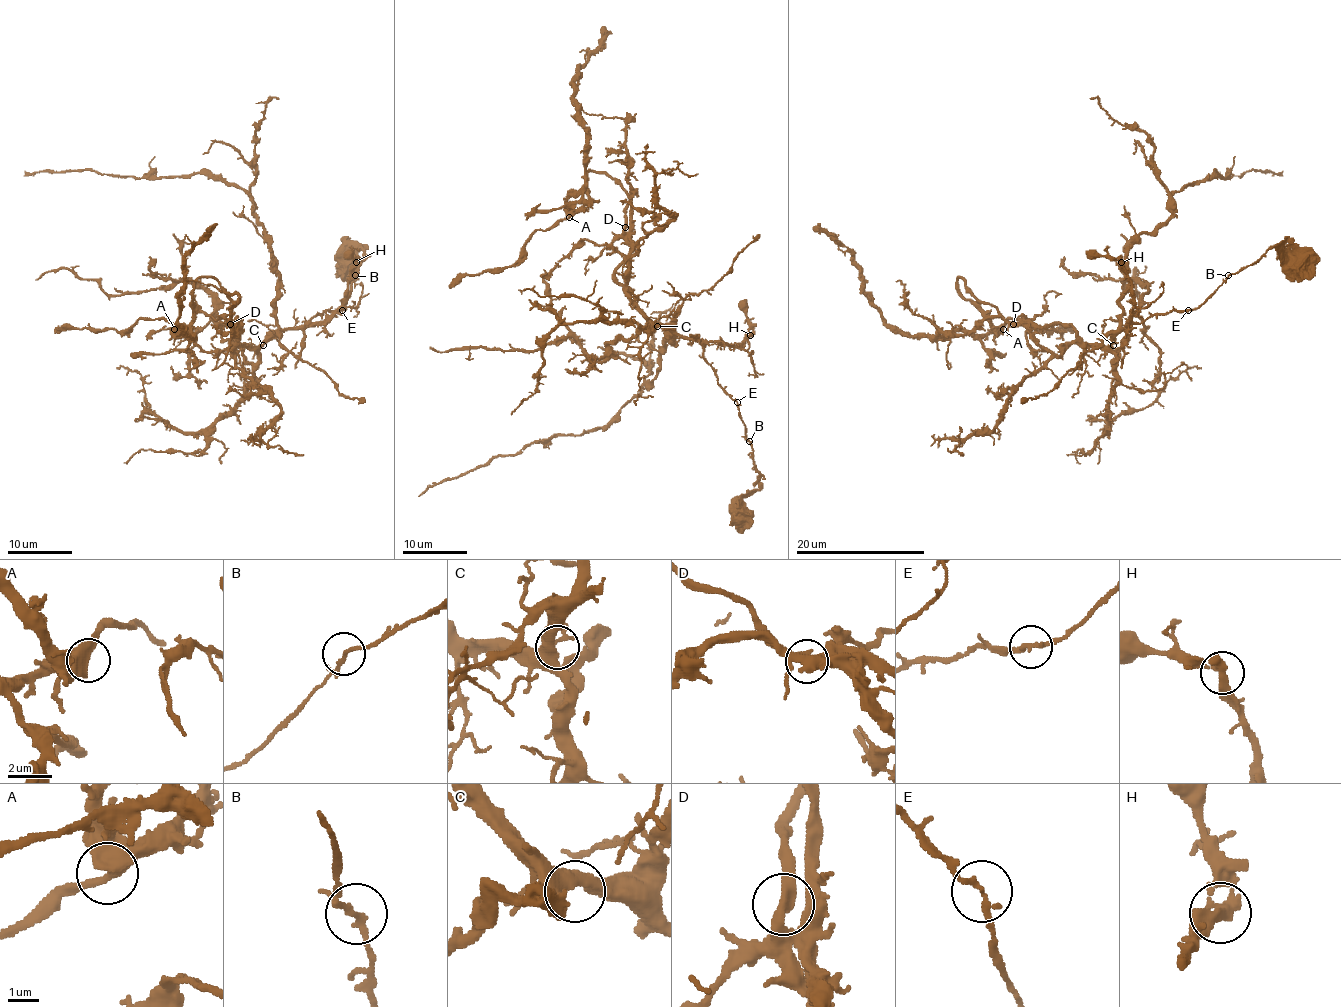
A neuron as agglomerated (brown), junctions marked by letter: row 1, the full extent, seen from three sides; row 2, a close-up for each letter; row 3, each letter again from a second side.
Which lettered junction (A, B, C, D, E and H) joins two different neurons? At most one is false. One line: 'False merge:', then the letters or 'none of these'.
False merge: none of these

